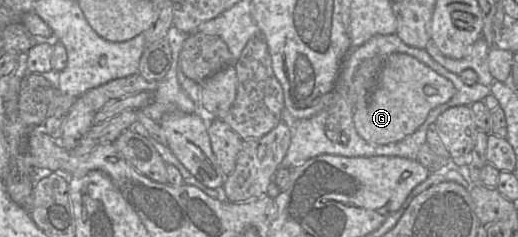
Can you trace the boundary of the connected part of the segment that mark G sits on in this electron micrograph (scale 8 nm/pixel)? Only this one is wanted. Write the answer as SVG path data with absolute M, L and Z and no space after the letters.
M393 53L384 59L376 84L361 108L355 108L353 123L358 135L373 144L398 142L414 133L435 107L448 102L455 94L451 81L416 58Z

